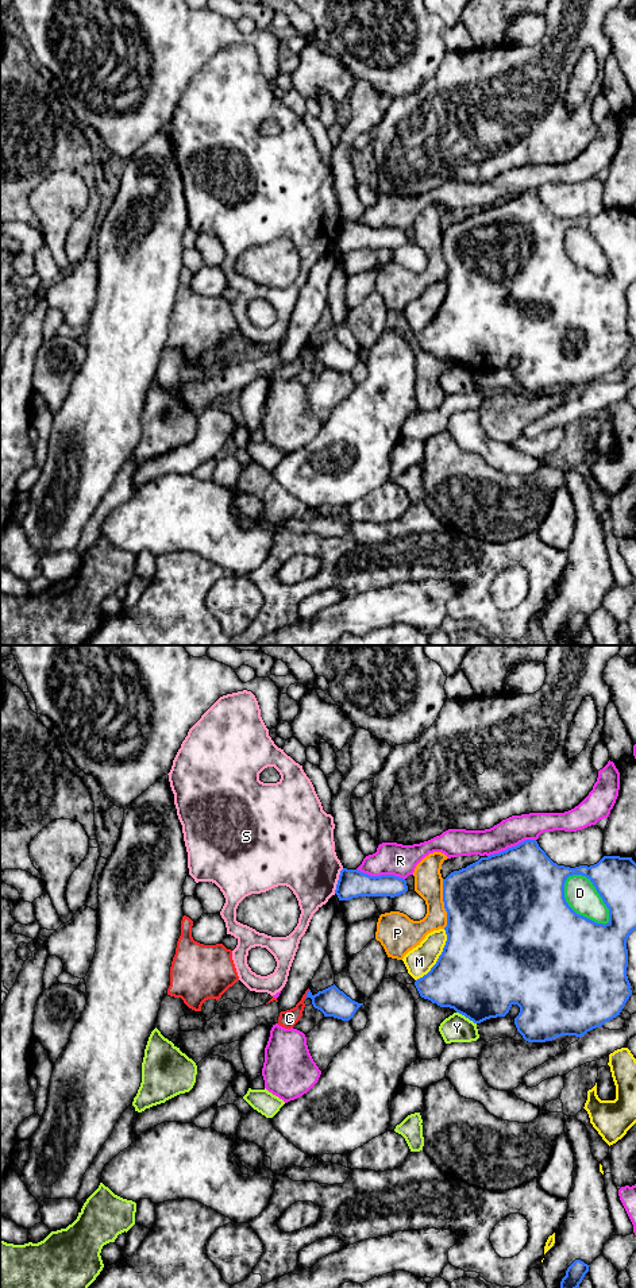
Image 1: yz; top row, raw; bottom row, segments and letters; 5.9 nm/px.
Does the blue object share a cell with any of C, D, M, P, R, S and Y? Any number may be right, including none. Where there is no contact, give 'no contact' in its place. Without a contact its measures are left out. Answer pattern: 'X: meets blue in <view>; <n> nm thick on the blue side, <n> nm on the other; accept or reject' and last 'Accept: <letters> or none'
C: meets blue in yz; 170 nm thick on the blue side, 100 nm on the other; reject
D: meets blue in yz; 260 nm thick on the blue side, 190 nm on the other; reject
M: meets blue in yz; 500 nm thick on the blue side, 160 nm on the other; reject
P: meets blue in yz; 480 nm thick on the blue side, 180 nm on the other; reject
R: meets blue in yz; 480 nm thick on the blue side, 170 nm on the other; reject
S: meets blue in yz; 170 nm thick on the blue side, 400 nm on the other; reject
Y: meets blue in yz; 480 nm thick on the blue side, 170 nm on the other; reject
Accept: none

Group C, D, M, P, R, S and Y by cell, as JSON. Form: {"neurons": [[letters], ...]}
{"neurons": [["C"], ["D"], ["M"], ["P"], ["R"], ["S"], ["Y"]]}

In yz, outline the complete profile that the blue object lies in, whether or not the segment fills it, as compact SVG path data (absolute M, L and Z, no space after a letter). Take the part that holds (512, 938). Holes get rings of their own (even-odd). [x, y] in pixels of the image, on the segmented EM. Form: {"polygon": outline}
{"polygon": "M525 840L516 847L508 848L506 851L490 855L487 857L481 857L478 861L467 865L466 868L451 872L446 879L443 879L443 902L447 911L447 926L444 928L447 934L446 945L431 971L415 982L420 996L436 1003L440 1007L454 1009L456 1013L465 1015L474 1023L481 1023L490 1018L505 1017L510 1007L517 1004L520 1007L520 1013L514 1018L517 1031L528 1042L546 1042L562 1036L575 1036L581 1038L587 1031L601 1027L605 1022L620 1015L627 1000L632 995L631 983L627 976L627 940L636 929L636 863L632 860L632 857L604 856L594 865L579 865L570 868L554 863L539 847L536 840ZM573 875L586 876L593 883L604 903L609 909L608 923L597 923L583 915L577 914L568 906L564 898L564 883L567 878Z"}

